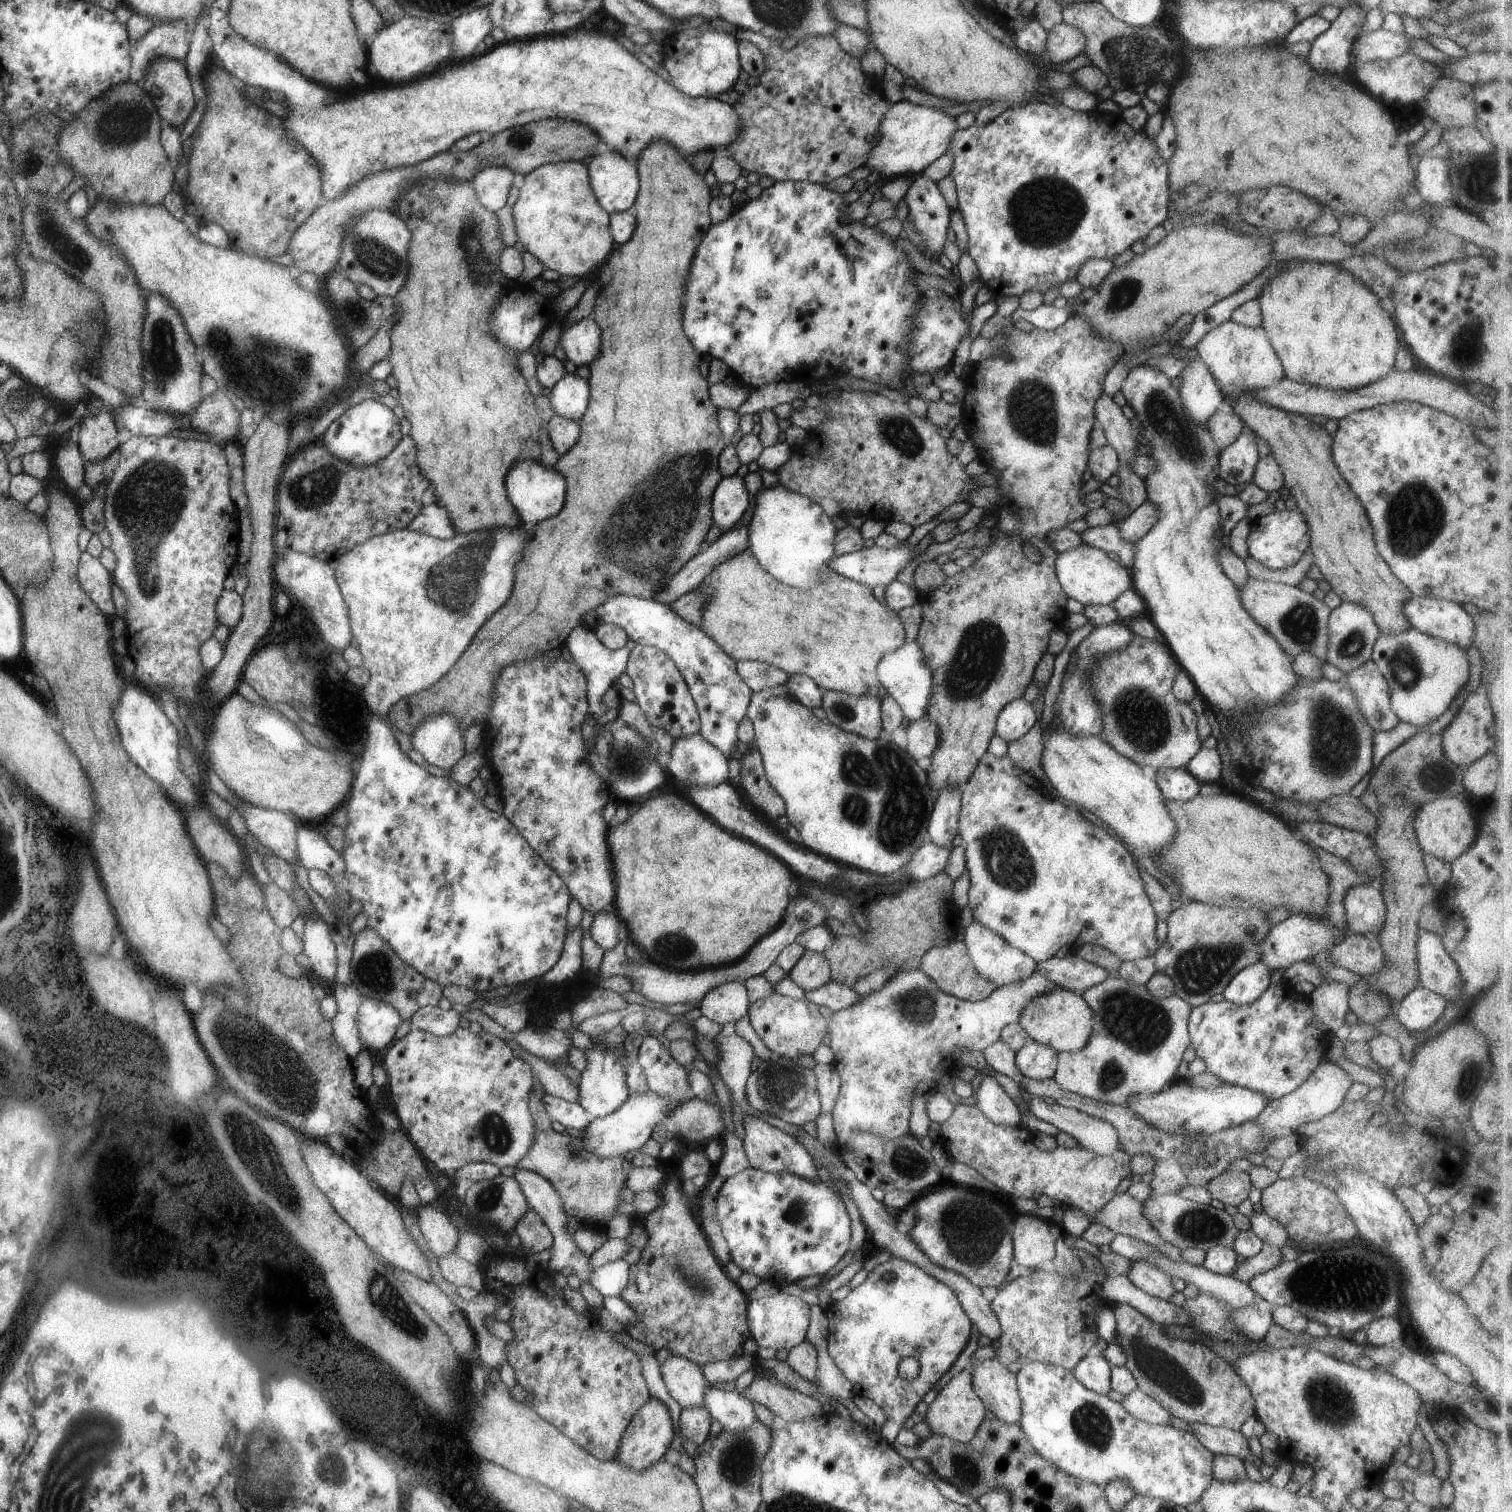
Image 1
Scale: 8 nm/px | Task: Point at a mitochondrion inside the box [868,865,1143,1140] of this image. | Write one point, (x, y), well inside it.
(918, 1005)

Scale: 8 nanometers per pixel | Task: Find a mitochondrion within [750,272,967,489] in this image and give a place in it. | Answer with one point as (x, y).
(899, 431)

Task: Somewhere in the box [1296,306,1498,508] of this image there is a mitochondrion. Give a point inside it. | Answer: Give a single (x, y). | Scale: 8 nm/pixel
(1466, 348)

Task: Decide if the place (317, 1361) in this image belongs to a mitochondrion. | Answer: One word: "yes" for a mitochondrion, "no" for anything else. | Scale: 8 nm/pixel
no

